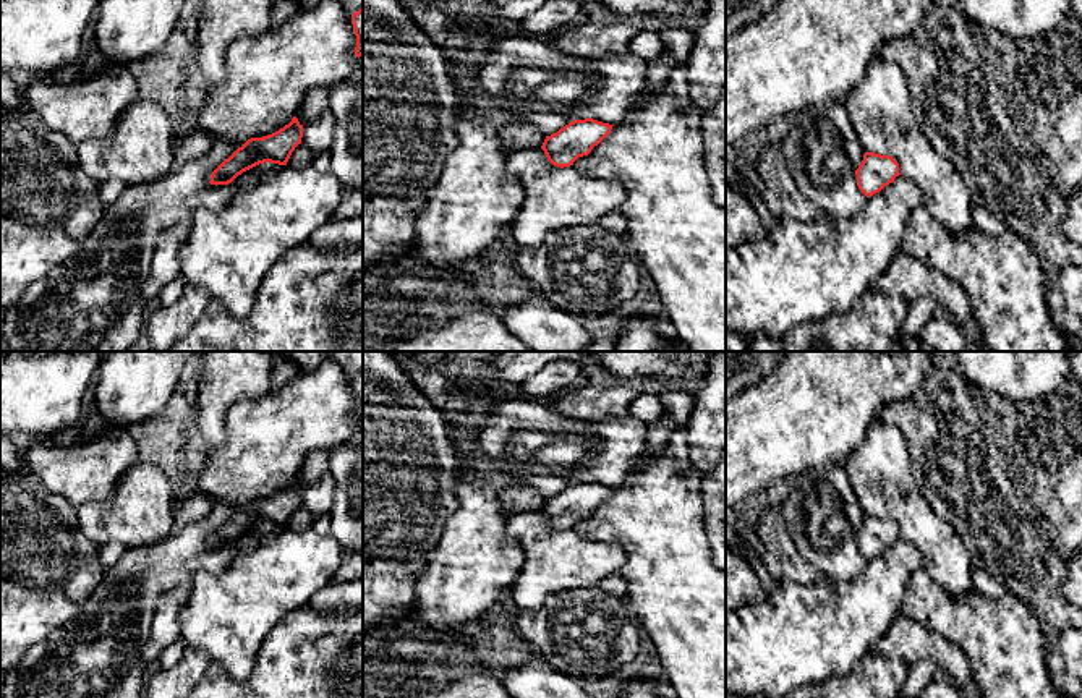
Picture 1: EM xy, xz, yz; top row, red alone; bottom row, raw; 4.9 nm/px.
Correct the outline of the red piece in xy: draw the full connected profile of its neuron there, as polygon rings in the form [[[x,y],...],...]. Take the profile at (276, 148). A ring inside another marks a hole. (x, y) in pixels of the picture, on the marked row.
[[[296,117],[279,131],[251,138],[225,159],[211,175],[211,185],[228,185],[243,172],[264,164],[287,165],[292,152],[301,144],[303,125]]]

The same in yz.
[[[865,152],[855,175],[858,189],[870,198],[892,183],[901,173],[899,164],[891,155]]]

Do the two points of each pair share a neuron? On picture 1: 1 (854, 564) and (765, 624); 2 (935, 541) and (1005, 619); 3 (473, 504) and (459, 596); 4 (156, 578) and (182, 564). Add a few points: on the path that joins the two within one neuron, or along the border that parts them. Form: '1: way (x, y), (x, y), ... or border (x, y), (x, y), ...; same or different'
1: border (867, 561), (859, 572), (847, 578), (820, 575); different
2: border (935, 582), (951, 596), (964, 596), (974, 590); different
3: way (473, 527), (473, 564), (467, 574); same
4: way (162, 572), (175, 569); same

